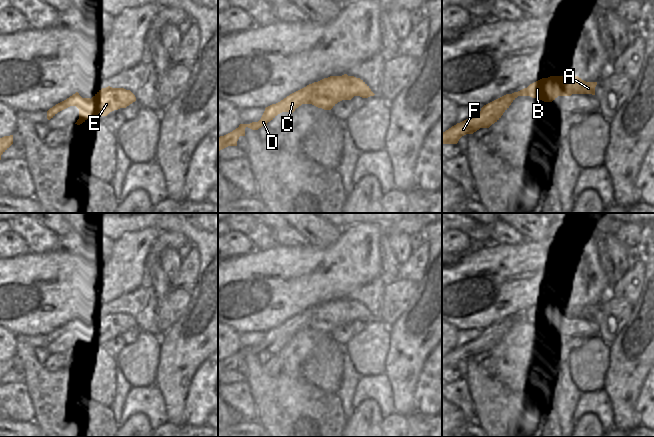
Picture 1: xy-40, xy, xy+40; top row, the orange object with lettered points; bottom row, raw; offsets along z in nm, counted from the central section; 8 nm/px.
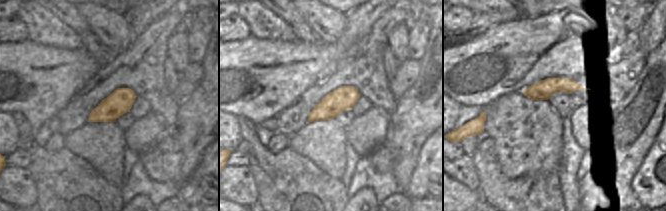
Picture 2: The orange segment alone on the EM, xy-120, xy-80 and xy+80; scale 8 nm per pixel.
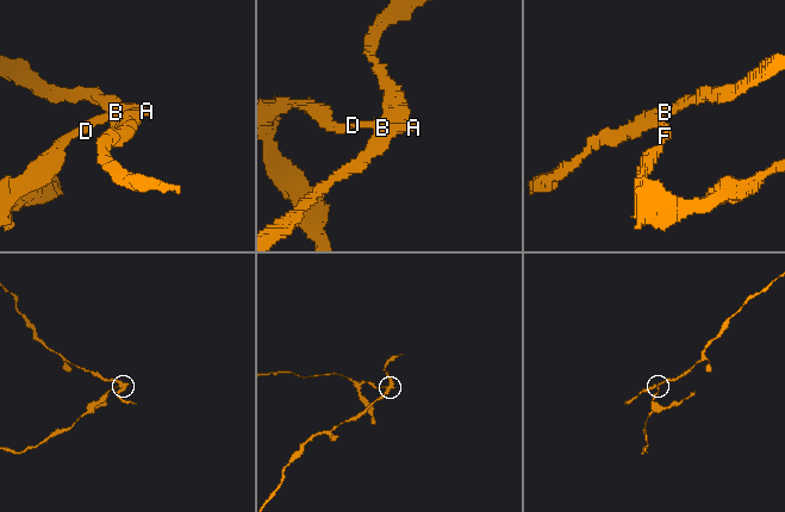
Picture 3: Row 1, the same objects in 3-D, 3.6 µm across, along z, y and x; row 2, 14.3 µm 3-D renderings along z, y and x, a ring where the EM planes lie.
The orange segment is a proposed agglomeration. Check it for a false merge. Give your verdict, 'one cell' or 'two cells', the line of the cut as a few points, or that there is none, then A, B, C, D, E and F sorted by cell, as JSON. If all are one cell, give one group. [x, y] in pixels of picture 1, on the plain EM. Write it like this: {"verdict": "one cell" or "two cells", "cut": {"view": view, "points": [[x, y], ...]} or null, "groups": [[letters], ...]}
{"verdict": "two cells", "cut": {"view": "xy", "points": [[307, 309], [310, 311], [308, 327]]}, "groups": [["A", "B", "E"], ["C", "D", "F"]]}

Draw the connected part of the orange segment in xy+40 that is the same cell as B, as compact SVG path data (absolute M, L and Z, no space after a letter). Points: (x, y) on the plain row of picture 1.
M550 300L530 308L527 313L530 321L552 326L558 320L595 319L596 309L597 306L586 306L578 300Z

